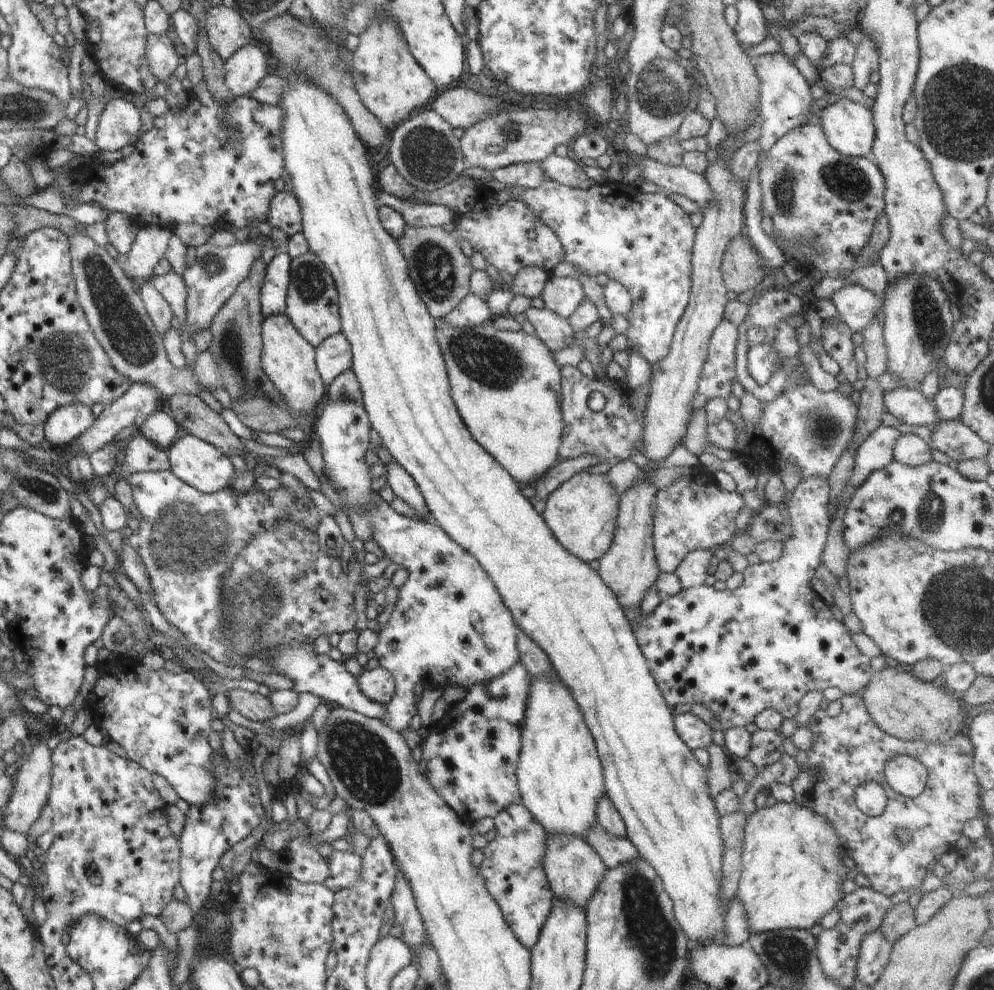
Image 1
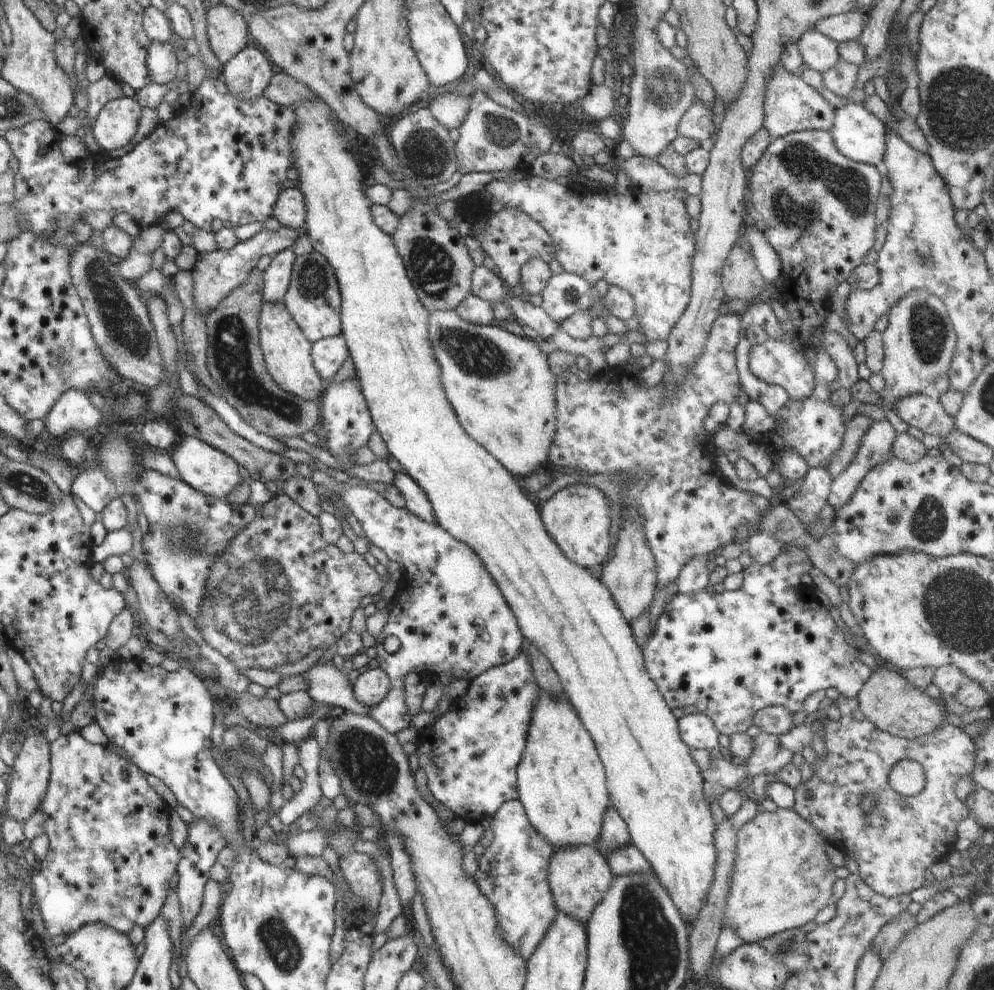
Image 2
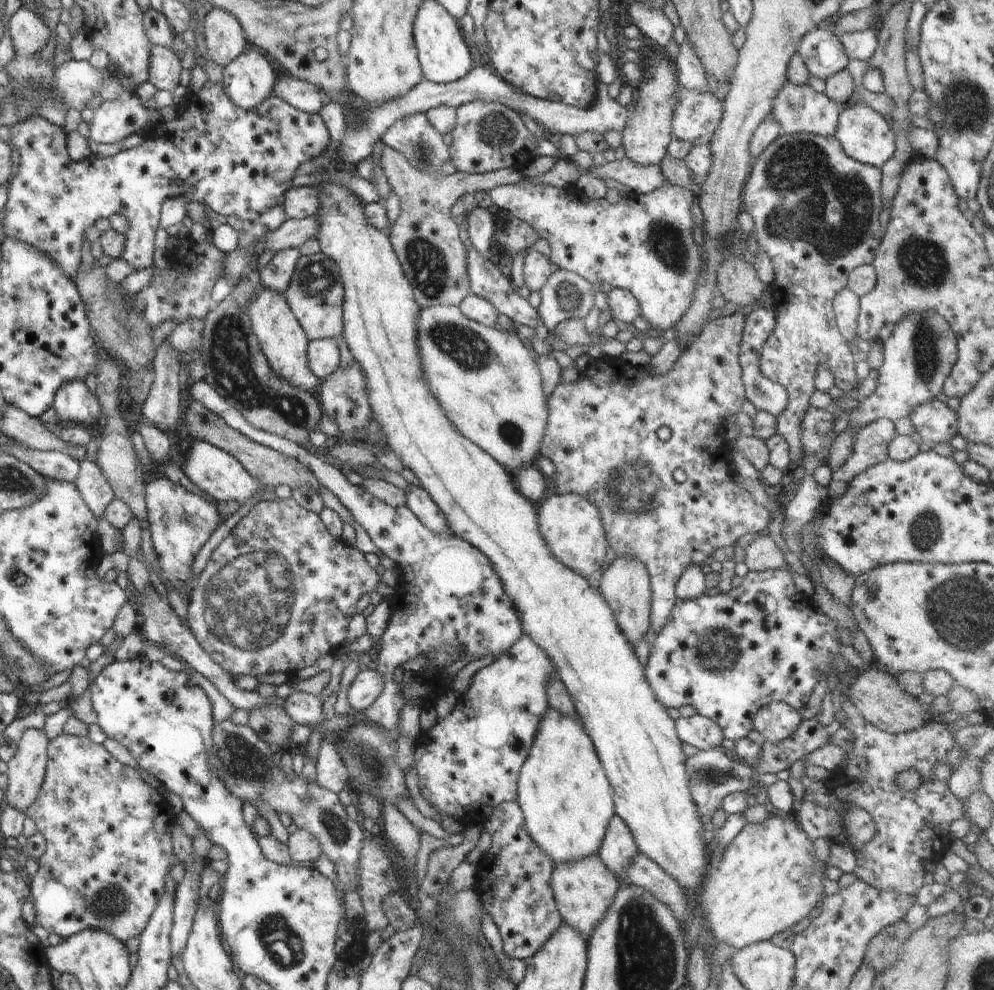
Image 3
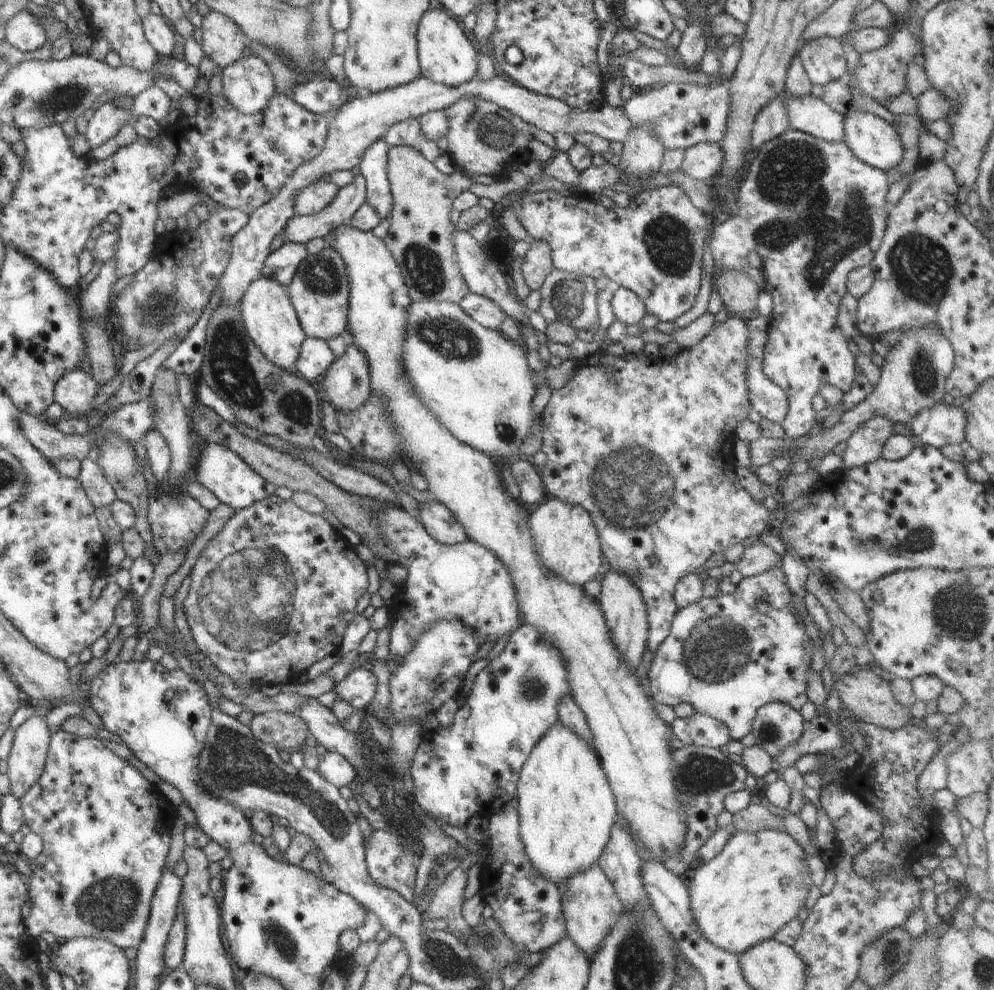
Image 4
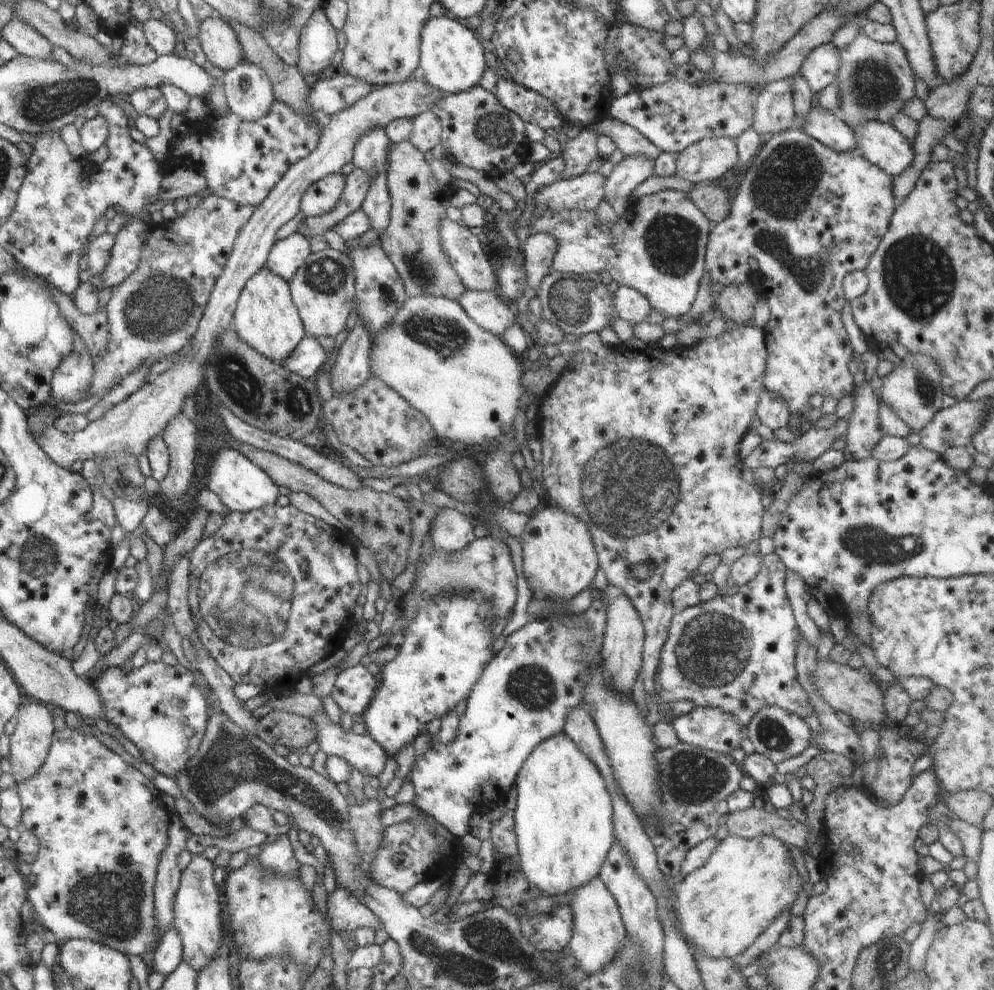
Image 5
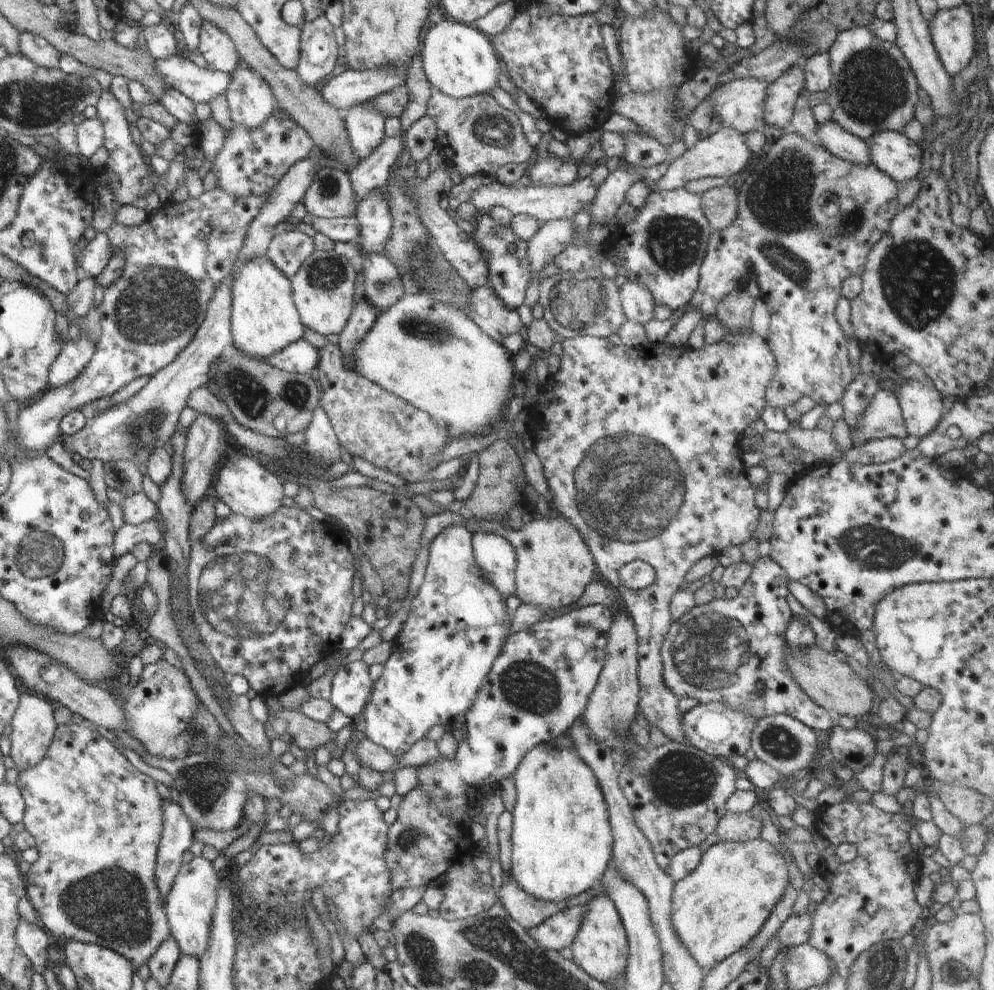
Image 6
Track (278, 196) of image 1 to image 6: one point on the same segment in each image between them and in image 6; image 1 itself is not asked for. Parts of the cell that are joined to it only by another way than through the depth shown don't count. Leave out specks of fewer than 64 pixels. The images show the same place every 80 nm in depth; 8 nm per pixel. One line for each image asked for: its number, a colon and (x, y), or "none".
2: (290, 209)
3: (300, 202)
4: (311, 200)
5: (322, 196)
6: (329, 195)

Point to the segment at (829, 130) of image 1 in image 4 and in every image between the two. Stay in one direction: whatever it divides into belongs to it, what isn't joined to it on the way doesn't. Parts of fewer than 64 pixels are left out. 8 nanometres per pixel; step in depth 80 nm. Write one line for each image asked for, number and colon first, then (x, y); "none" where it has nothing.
2: (858, 134)
3: (864, 135)
4: (874, 141)

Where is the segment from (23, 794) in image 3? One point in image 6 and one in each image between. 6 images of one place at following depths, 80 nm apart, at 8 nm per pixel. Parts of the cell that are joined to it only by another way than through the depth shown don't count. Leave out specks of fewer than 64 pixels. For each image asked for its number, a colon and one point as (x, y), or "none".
4: (30, 748)
5: (29, 745)
6: (33, 726)

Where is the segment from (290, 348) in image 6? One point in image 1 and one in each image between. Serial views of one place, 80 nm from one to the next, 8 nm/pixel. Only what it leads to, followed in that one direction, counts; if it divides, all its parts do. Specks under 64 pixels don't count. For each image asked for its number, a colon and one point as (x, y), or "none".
1: (334, 356)
2: (328, 354)
3: (323, 356)
4: (315, 356)
5: (307, 359)

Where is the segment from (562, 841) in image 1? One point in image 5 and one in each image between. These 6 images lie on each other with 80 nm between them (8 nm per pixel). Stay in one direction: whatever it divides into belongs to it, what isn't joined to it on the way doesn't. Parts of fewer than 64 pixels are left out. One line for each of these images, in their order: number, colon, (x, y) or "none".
2: (578, 876)
3: (583, 888)
4: (591, 909)
5: (598, 933)

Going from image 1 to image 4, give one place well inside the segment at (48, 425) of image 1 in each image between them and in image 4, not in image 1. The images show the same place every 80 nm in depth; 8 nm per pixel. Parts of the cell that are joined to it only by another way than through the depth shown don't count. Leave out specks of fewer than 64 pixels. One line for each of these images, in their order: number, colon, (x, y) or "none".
2: (73, 413)
3: (74, 403)
4: (75, 391)

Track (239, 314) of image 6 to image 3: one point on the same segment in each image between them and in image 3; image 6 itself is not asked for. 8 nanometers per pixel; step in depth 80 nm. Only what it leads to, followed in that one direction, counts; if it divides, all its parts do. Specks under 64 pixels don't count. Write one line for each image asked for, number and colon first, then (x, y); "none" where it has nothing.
3: (282, 340)
4: (270, 320)
5: (265, 318)

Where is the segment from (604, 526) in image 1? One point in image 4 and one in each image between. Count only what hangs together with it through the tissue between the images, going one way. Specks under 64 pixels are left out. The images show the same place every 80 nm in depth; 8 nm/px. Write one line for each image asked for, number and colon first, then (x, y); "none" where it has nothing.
2: (576, 517)
3: (571, 524)
4: (565, 537)

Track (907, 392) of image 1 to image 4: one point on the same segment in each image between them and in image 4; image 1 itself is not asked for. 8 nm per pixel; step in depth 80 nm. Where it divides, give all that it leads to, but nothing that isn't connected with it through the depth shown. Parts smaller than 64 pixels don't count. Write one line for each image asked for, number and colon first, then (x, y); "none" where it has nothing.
2: (919, 410)
3: (937, 423)
4: (944, 425)

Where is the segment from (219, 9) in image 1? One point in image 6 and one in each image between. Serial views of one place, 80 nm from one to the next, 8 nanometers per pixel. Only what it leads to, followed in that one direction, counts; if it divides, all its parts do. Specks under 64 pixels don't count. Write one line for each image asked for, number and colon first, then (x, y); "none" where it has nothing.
2: (227, 31)
3: (225, 39)
4: (222, 40)
5: (218, 41)
6: (220, 52)

